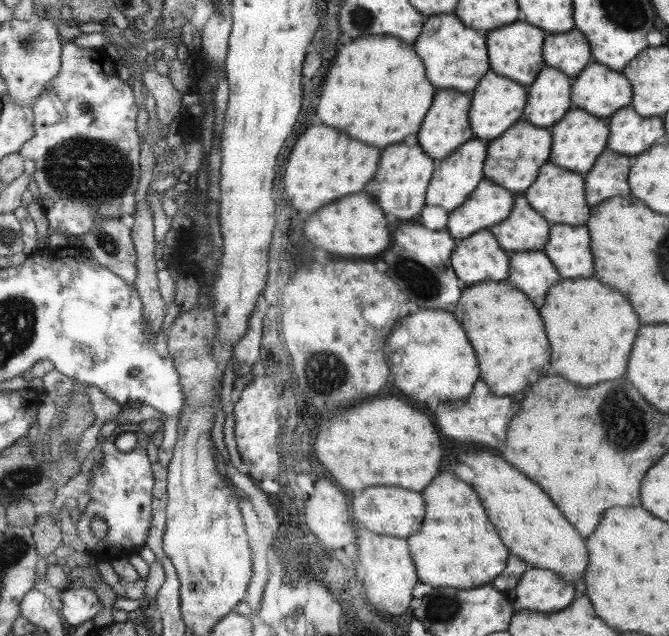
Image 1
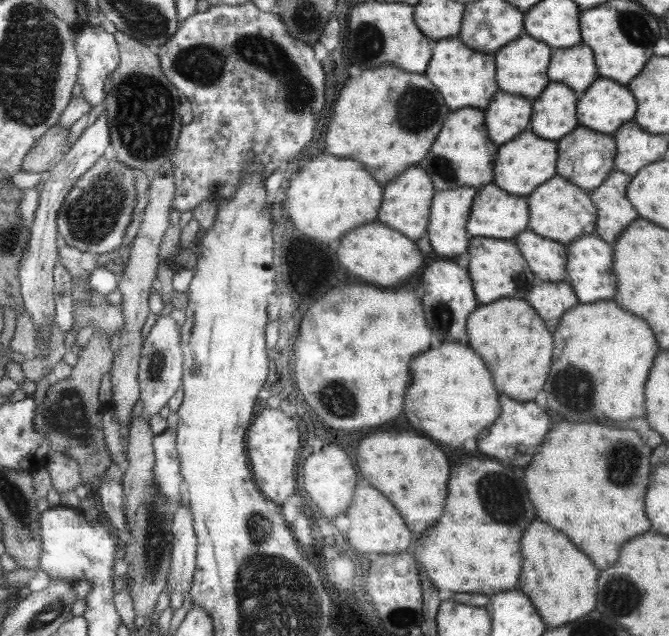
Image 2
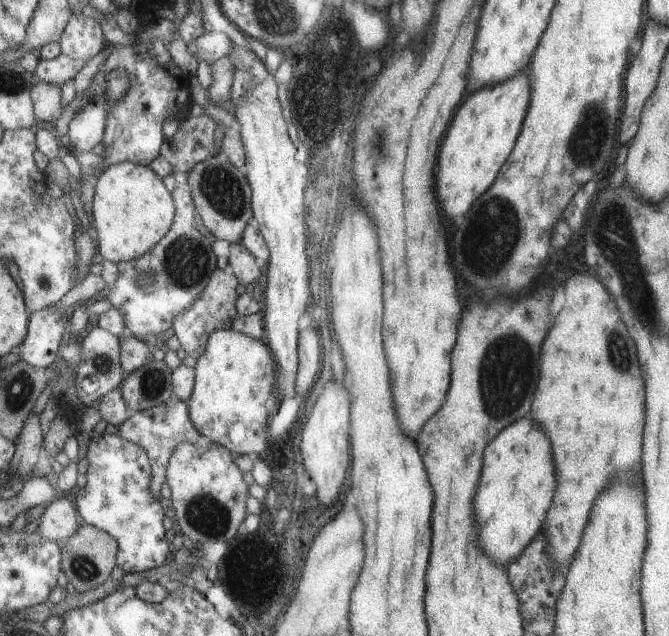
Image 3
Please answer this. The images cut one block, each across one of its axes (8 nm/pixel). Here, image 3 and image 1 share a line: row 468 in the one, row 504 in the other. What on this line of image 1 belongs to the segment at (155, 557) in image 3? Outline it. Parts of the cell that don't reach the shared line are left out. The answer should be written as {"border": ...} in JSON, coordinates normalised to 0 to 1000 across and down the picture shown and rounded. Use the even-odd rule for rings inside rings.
{"border":[[[175,667],[163,686],[151,695],[151,726],[139,728],[129,767],[133,786],[118,814],[114,840],[129,855],[139,873],[157,868],[161,862],[193,869],[203,858],[215,855],[224,835],[226,788],[229,785],[230,747],[224,737],[224,722],[218,715],[221,686],[203,667]],[[196,679],[205,687],[205,697],[196,709],[181,712],[172,706],[169,693],[176,682]],[[139,814],[154,818],[160,825],[152,846],[142,844],[133,833]]]}

